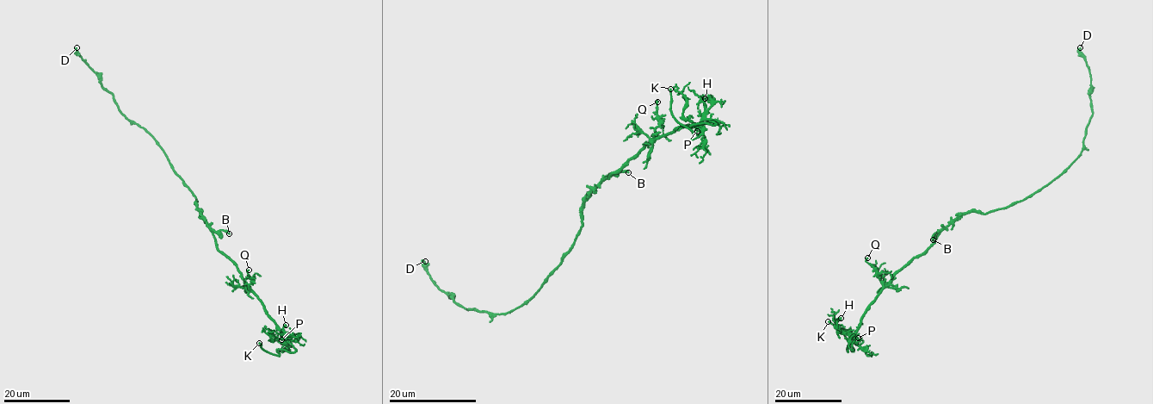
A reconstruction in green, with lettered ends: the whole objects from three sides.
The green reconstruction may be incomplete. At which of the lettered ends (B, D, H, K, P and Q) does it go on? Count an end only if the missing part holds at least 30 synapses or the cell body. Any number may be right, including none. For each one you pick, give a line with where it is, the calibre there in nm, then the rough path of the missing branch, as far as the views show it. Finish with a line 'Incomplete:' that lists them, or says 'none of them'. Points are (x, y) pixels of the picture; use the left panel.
K: Place: (259, 343). Thickness 200 nm
Incomplete: K

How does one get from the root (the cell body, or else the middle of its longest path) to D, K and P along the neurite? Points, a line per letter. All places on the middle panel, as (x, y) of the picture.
D: (583, 200), (582, 226), (570, 252), (533, 296), (506, 313), (462, 307), (452, 295), (434, 283), (425, 261)
K: (583, 200), (657, 138), (680, 127), (715, 124), (692, 124), (693, 133), (681, 125), (670, 108), (670, 89)
P: (583, 200), (598, 183), (607, 178), (608, 175), (648, 144), (680, 127), (698, 125), (697, 131)

